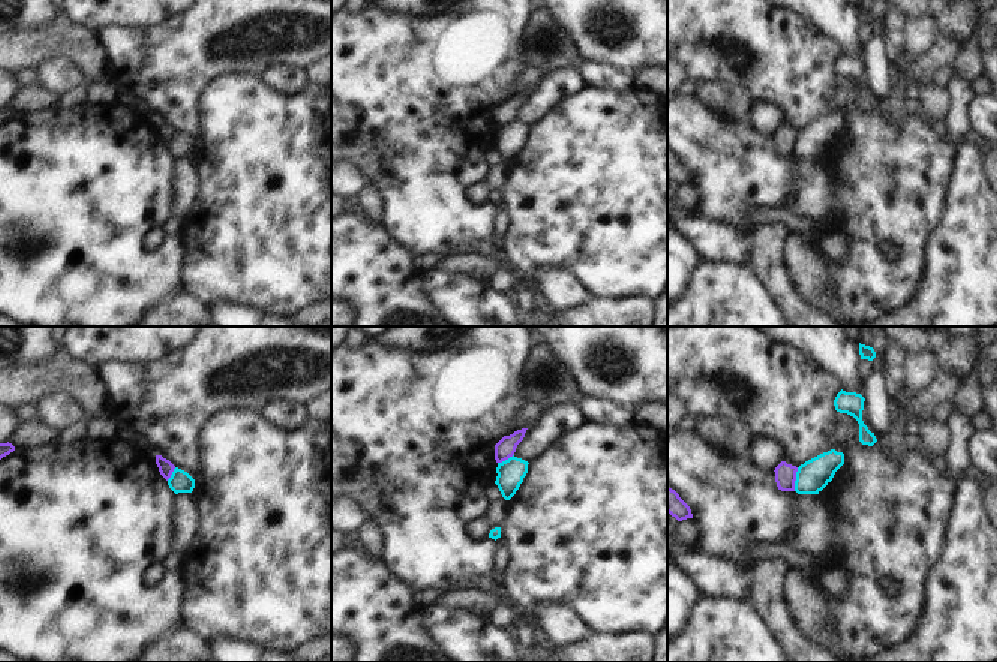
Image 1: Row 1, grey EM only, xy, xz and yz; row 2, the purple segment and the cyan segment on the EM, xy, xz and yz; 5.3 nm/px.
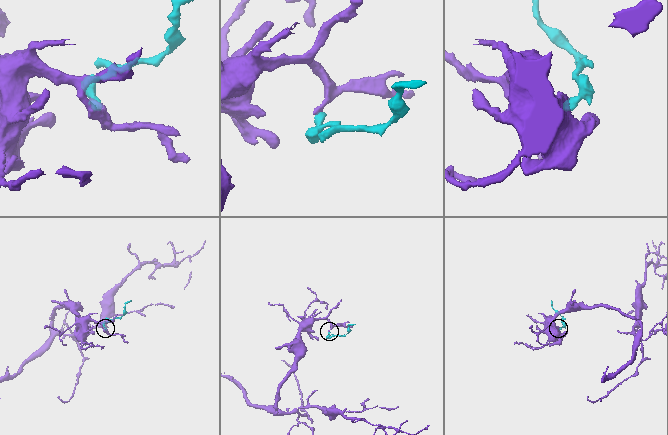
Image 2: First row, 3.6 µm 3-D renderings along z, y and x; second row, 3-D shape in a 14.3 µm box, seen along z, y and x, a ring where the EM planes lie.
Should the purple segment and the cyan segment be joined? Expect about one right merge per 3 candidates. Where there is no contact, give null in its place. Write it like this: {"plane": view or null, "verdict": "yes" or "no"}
{"plane": "yz", "verdict": "no"}

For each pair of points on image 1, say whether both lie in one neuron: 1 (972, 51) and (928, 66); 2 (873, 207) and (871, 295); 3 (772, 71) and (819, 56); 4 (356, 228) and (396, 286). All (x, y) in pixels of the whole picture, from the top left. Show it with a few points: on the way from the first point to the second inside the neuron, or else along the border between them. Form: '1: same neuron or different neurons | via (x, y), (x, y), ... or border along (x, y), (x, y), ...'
1: different neurons | border along (964, 42), (954, 65)
2: same neuron | via (873, 229), (873, 273)
3: same neuron | via (784, 62), (807, 56)
4: same neuron | via (356, 243), (381, 271)

